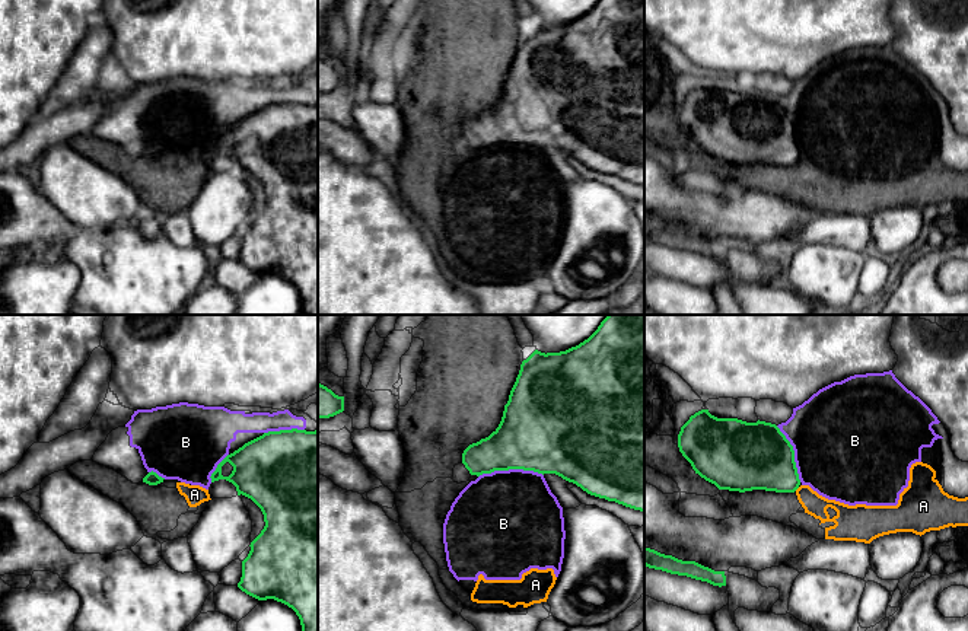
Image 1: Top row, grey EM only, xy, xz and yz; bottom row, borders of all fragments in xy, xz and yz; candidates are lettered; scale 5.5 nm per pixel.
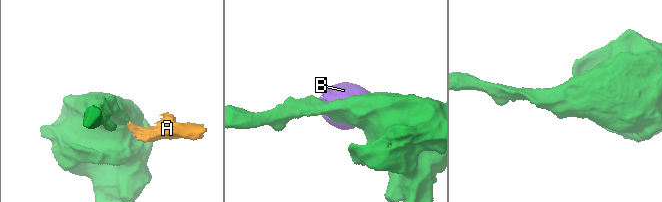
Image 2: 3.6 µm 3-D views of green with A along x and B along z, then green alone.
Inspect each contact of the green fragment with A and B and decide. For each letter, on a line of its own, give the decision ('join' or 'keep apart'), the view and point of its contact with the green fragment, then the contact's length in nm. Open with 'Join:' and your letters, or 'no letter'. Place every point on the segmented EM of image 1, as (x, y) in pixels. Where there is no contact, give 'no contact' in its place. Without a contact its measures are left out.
Join: no letter
A: keep apart | yz (796, 488) | 40 nm
B: keep apart | xz (510, 468) | 360 nm

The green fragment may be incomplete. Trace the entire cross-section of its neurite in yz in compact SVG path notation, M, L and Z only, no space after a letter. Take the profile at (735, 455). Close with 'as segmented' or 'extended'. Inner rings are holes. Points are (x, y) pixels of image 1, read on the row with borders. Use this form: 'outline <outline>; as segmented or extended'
outline M701 409L681 427L678 447L695 474L719 490L795 493L800 485L793 446L771 423L717 418Z; as segmented

